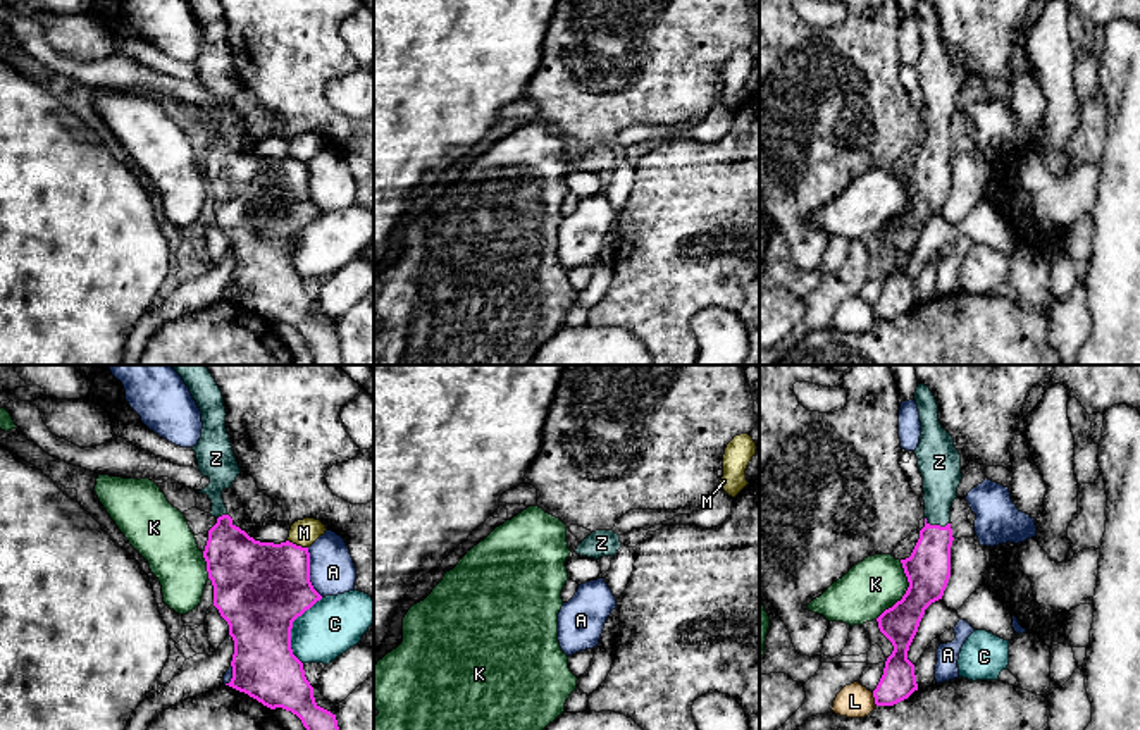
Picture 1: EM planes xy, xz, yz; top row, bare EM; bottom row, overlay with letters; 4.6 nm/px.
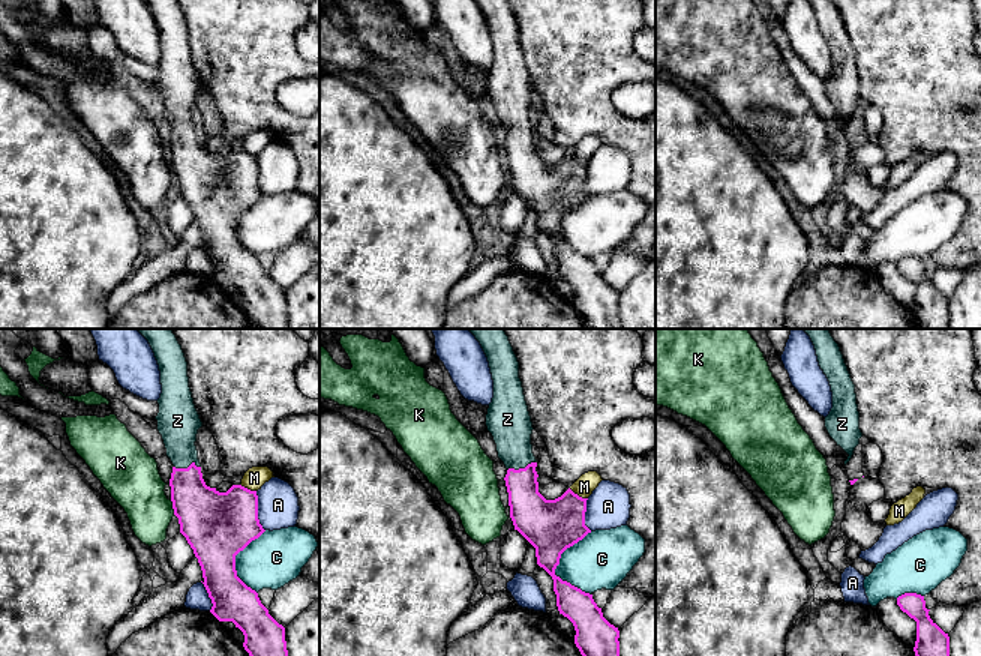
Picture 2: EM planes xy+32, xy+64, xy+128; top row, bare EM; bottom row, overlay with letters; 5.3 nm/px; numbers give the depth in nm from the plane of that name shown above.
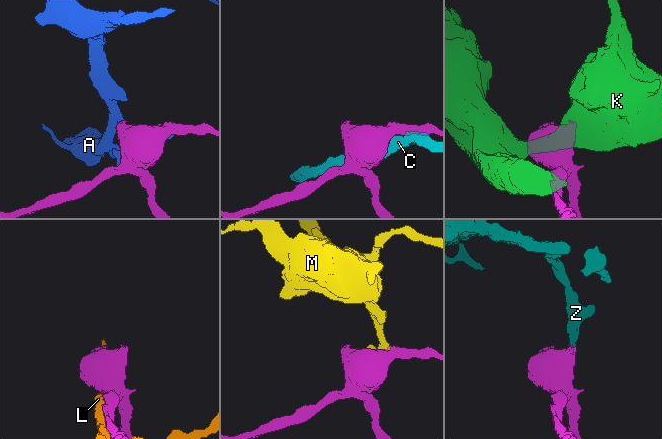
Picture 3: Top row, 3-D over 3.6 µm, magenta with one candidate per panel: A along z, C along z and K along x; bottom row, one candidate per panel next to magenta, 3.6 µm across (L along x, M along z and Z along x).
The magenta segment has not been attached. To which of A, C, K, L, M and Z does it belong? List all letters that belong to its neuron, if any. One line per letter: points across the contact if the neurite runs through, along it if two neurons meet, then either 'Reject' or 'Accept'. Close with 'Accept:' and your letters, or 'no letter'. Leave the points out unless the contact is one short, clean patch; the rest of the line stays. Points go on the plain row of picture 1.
A: Reject
C: Reject
K: Reject
L: Reject
M: Reject
Z: Path across: yz (929, 181), (935, 140), (941, 86). Accept
Accept: Z

